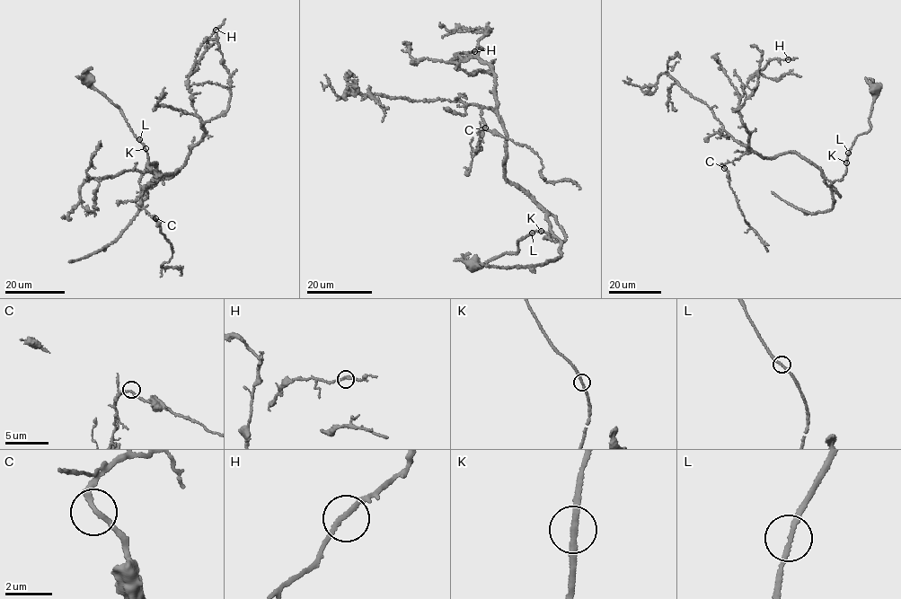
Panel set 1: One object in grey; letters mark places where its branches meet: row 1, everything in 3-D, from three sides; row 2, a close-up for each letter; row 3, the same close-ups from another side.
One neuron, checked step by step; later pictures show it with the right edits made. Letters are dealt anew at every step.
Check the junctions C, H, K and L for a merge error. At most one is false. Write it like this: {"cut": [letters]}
{"cut": []}

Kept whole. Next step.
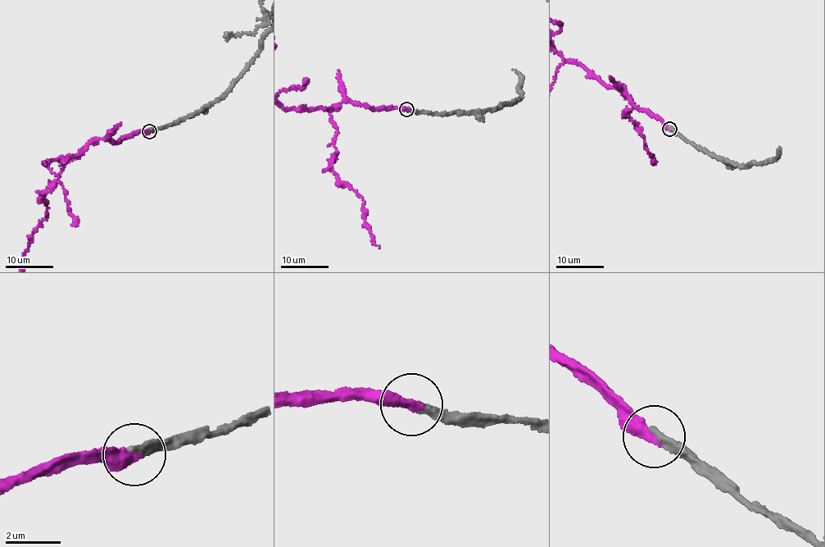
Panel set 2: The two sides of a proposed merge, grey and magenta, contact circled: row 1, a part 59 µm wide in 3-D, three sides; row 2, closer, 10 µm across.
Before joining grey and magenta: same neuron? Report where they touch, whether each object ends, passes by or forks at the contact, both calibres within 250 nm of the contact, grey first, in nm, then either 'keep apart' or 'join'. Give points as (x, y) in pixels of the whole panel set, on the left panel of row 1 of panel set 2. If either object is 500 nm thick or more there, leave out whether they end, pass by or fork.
place (149, 131); grey ends; magenta ends; calibres 300 and 440 nm; join

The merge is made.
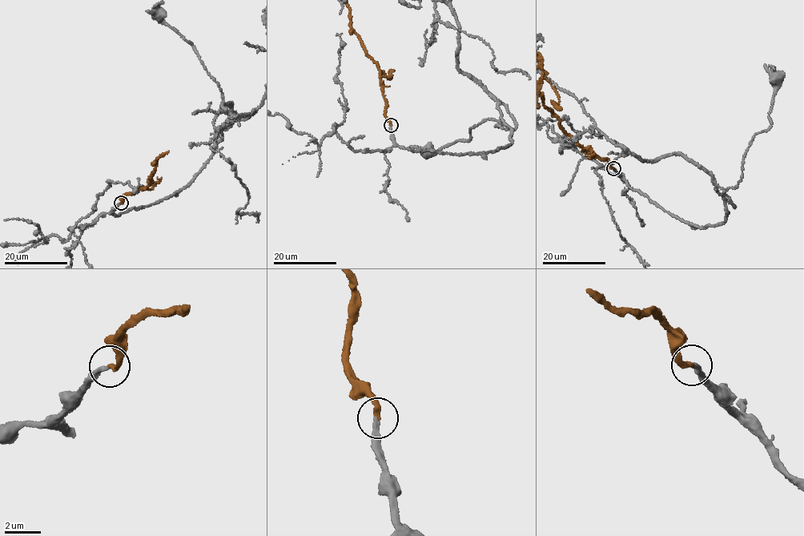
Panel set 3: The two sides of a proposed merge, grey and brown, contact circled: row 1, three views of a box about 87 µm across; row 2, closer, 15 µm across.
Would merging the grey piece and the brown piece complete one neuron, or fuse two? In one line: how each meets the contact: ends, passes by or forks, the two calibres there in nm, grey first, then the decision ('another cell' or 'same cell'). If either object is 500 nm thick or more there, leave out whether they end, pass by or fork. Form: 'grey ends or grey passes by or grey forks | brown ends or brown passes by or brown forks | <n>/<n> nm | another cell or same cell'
grey ends | brown ends | 260/280 nm | same cell

